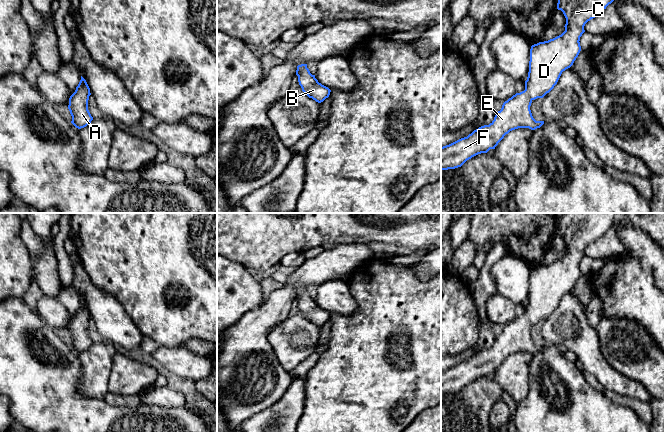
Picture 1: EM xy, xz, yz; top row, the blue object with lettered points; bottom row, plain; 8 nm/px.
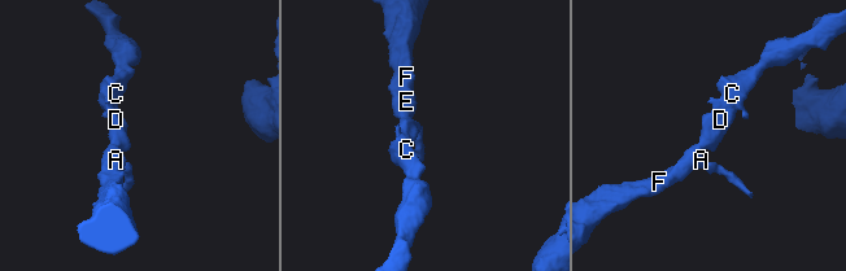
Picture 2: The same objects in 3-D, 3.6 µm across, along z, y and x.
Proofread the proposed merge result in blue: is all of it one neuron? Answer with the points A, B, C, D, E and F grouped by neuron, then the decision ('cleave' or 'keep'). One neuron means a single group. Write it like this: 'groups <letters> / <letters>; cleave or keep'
groups A B C D E F; keep

